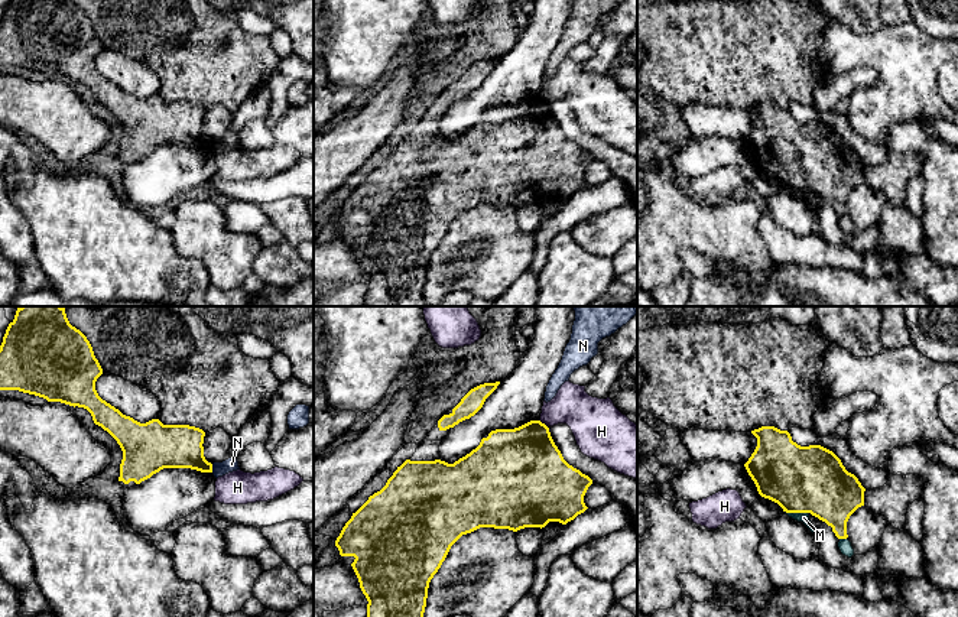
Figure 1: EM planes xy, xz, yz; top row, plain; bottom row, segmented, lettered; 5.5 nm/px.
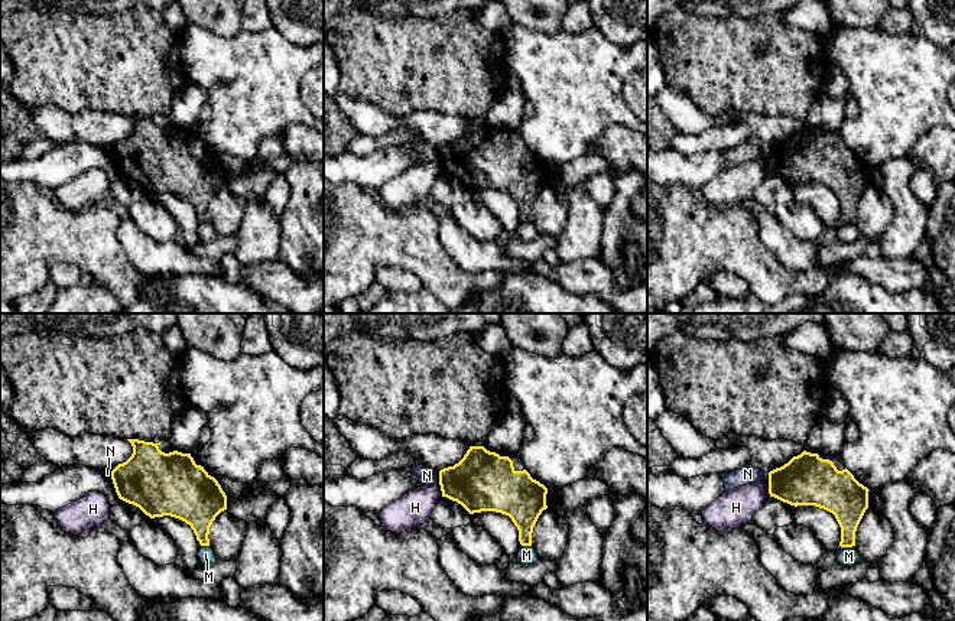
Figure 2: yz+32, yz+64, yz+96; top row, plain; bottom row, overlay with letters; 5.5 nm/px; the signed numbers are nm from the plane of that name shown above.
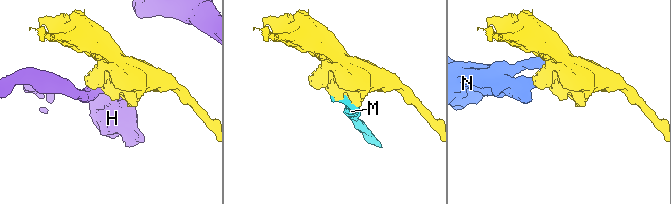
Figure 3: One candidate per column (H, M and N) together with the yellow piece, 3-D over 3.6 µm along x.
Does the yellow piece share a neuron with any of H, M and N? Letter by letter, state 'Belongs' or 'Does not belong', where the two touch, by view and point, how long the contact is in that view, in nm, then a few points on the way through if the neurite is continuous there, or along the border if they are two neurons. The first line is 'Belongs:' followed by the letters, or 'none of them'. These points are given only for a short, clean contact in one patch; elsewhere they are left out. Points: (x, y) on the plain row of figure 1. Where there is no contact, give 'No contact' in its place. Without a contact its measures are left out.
Belongs: none of them
H: Does not belong. Touches yellow at xz (544, 100). Shared border 80 nm. Boundary: xz (539, 96), (548, 104)
M: Does not belong. Touches yellow at yz (796, 188). Shared border 140 nm
N: Does not belong. Touches yellow at xy (211, 145). Shared border 50 nm. Boundary: xy (211, 140), (213, 148)

